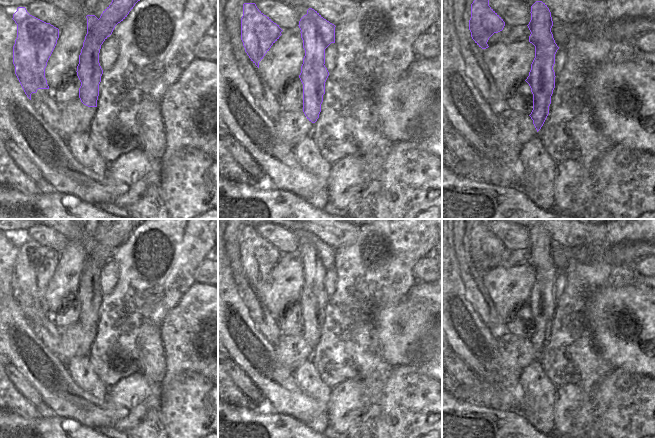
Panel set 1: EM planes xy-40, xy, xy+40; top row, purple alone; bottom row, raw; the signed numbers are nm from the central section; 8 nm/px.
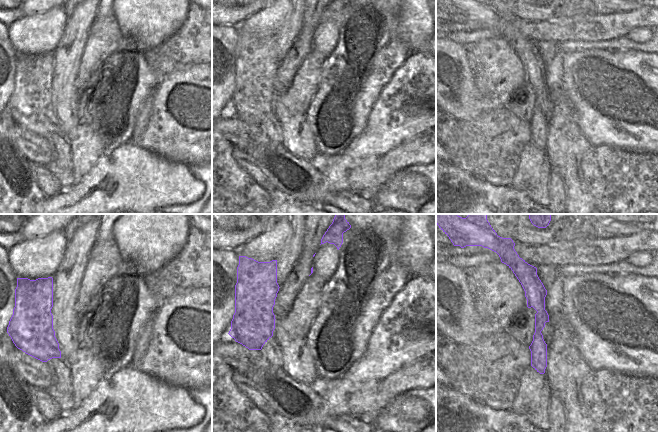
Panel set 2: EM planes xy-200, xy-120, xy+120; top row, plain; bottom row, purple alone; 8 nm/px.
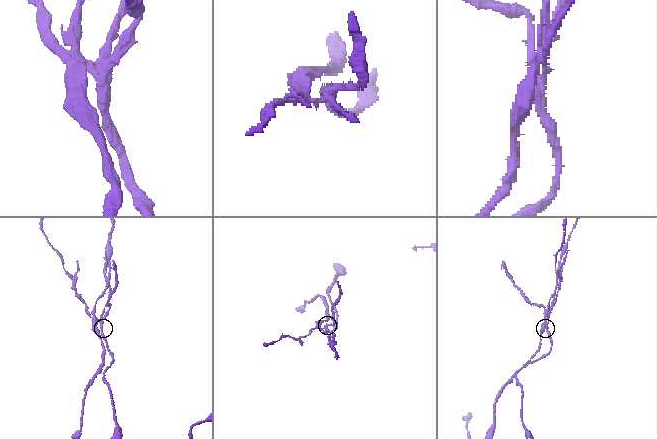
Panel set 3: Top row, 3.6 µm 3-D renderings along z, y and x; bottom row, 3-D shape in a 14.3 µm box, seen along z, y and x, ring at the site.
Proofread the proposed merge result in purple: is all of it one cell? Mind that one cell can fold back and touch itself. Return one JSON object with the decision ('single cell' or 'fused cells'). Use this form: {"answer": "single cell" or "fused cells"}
{"answer": "fused cells"}

